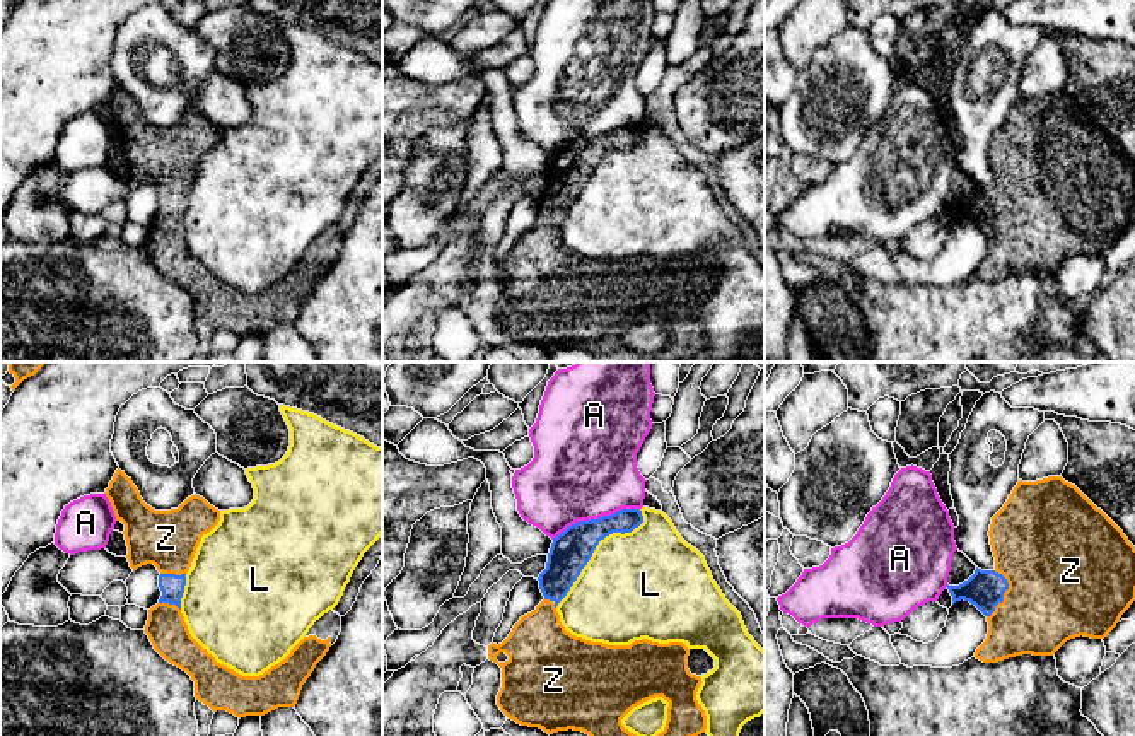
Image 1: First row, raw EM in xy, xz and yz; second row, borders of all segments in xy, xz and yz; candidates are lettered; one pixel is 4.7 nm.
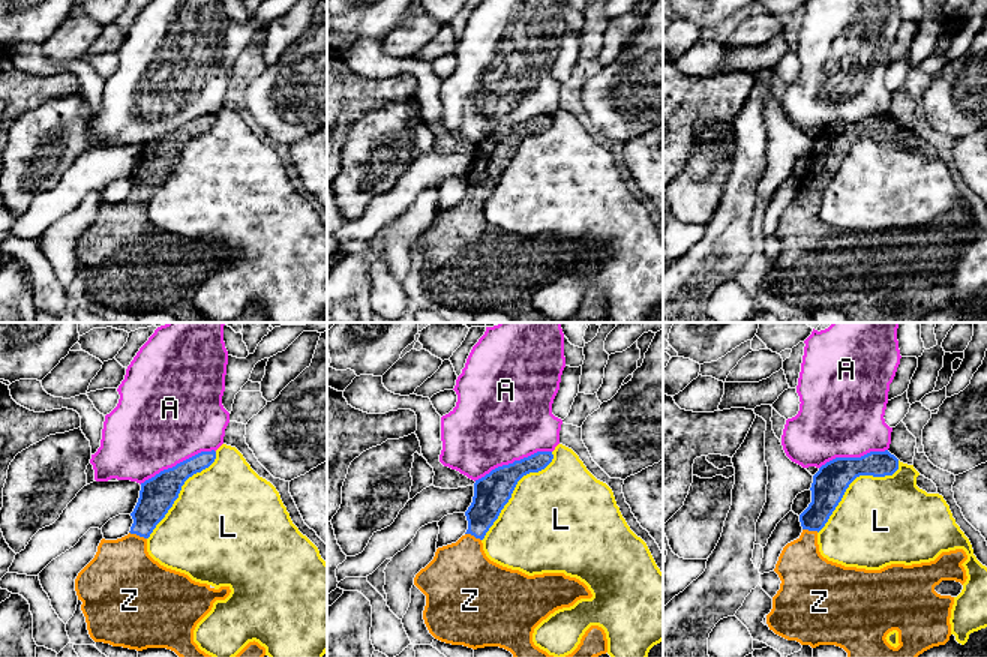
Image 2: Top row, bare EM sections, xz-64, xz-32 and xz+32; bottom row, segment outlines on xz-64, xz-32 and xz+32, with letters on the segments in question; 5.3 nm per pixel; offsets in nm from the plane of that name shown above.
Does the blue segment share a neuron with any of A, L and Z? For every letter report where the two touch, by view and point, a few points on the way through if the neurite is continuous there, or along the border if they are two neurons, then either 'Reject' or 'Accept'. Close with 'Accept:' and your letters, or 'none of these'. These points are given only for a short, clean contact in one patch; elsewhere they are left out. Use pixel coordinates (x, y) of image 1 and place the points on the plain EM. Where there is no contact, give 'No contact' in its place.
A: Touches blue at xz (594, 137). Reject
L: Touches blue at xz (596, 163). Reject
Z: Touches blue at yz (1002, 212). Accept
Accept: Z

